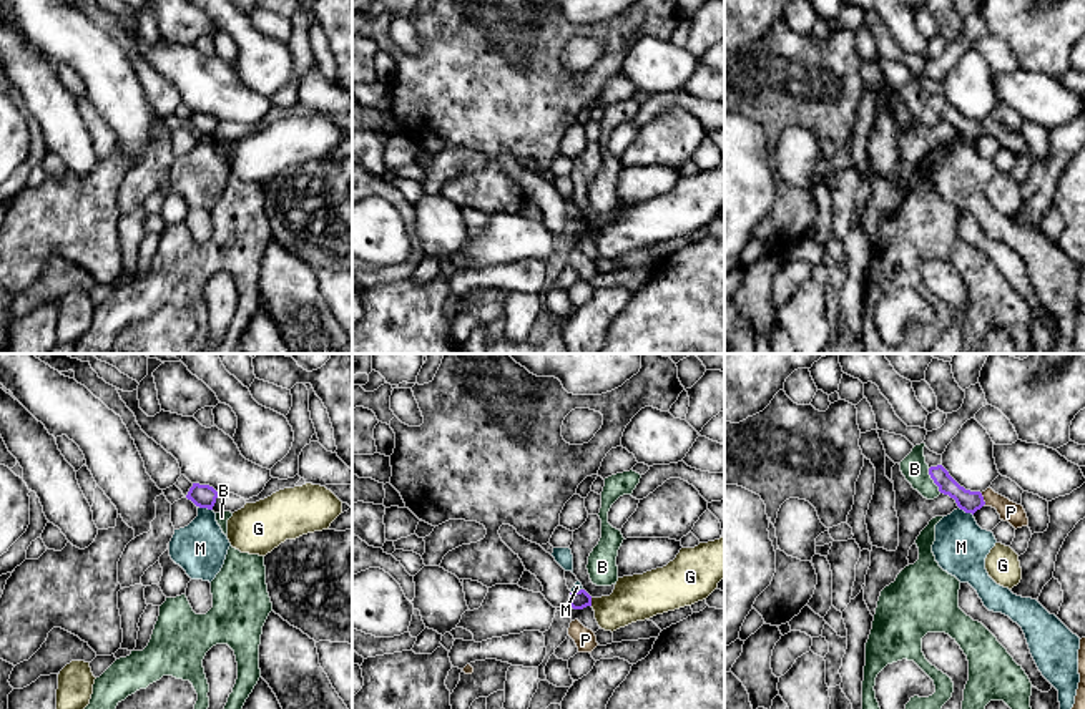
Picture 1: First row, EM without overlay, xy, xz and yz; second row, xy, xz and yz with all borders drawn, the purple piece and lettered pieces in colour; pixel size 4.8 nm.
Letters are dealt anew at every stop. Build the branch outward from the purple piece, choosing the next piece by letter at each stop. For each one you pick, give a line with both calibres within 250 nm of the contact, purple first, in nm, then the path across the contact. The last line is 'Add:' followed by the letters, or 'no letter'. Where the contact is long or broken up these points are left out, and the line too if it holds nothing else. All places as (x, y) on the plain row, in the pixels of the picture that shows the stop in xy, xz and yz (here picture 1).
P: calibres 100 and 100 nm; way yz (969, 130), (982, 127), (992, 127), (1011, 140)
Add: P

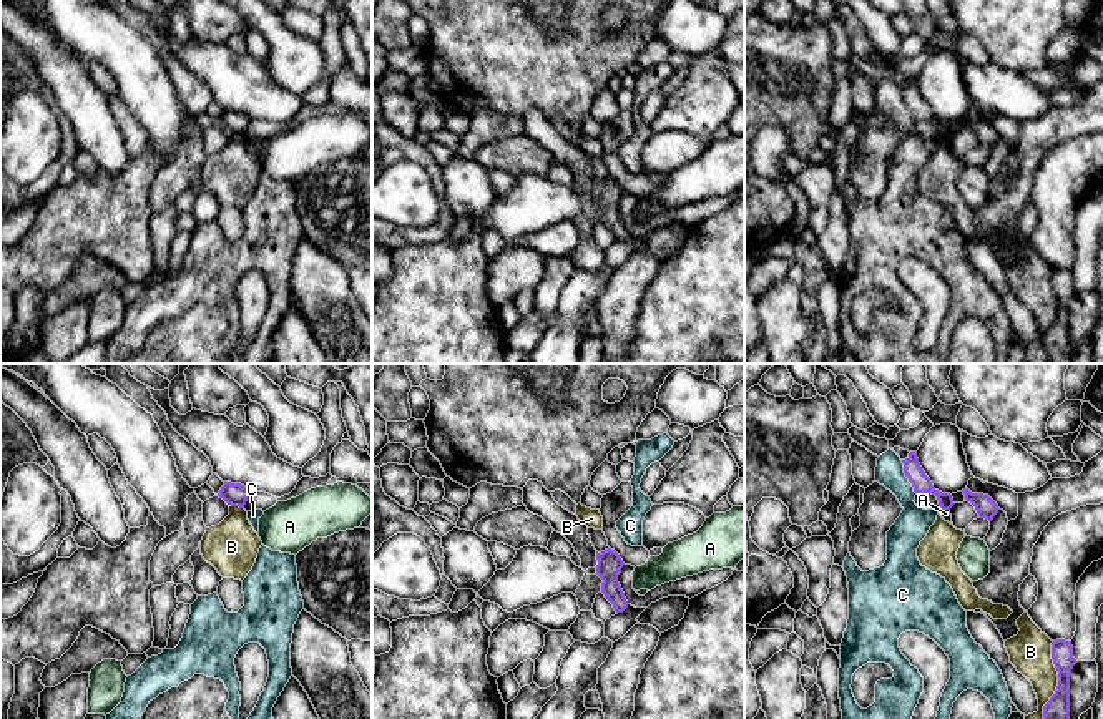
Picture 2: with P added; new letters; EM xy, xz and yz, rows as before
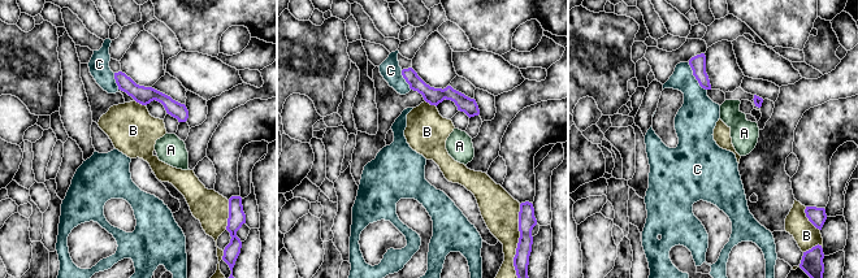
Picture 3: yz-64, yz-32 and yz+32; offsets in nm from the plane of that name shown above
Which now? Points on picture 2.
Add: no letter

